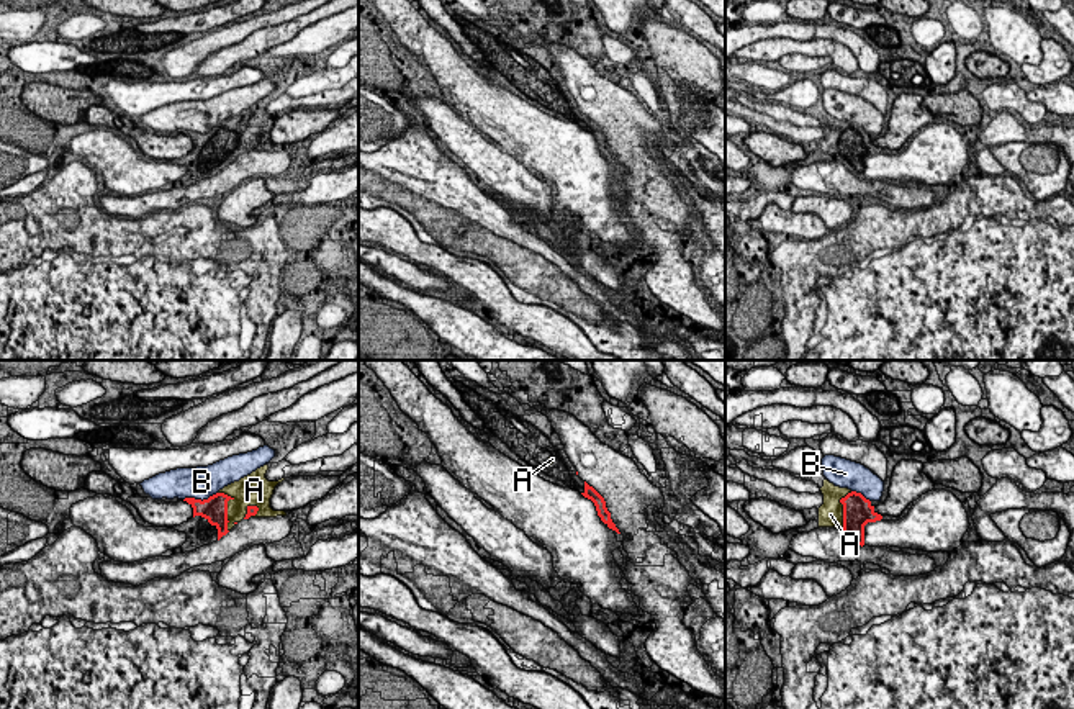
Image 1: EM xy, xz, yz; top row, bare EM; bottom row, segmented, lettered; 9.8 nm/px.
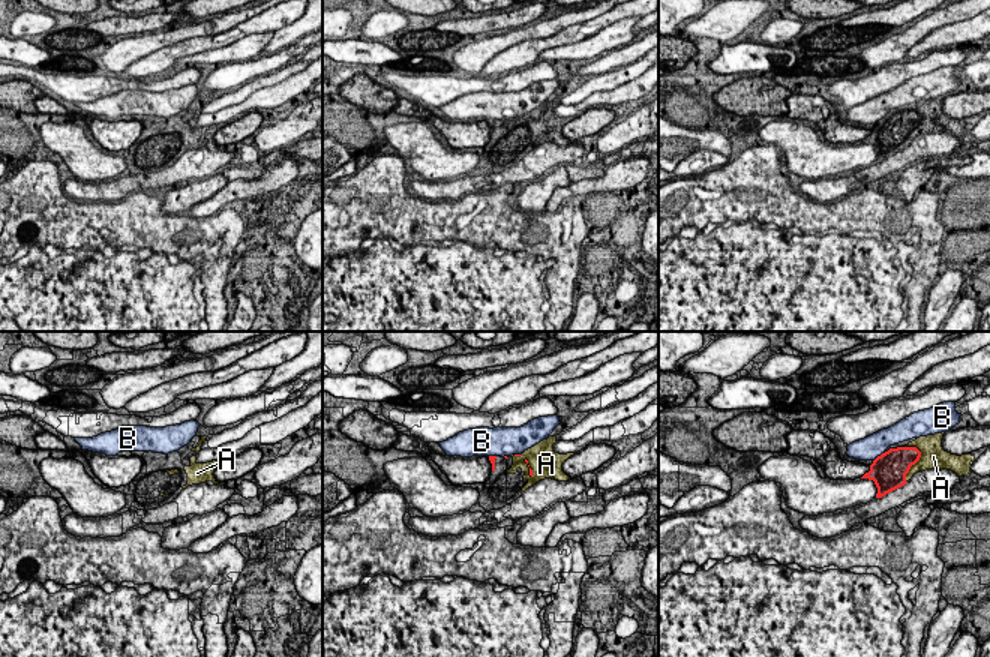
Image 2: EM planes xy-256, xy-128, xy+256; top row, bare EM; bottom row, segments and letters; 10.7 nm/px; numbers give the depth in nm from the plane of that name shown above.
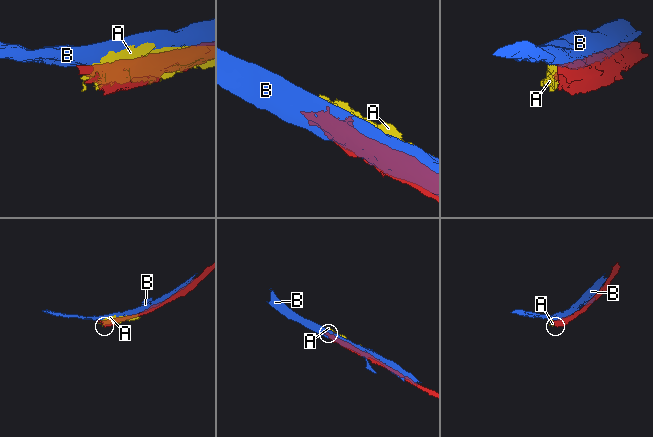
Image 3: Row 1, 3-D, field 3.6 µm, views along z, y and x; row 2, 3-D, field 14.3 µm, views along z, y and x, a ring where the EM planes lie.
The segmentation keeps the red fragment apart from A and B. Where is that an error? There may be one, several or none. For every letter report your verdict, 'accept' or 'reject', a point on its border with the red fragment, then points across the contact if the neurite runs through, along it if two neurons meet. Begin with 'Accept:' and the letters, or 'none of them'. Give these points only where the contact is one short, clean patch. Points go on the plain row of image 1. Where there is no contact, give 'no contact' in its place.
Accept: A
A: accept; meets red in xy at (226, 143)
B: reject; meets red in xy at (200, 133)

